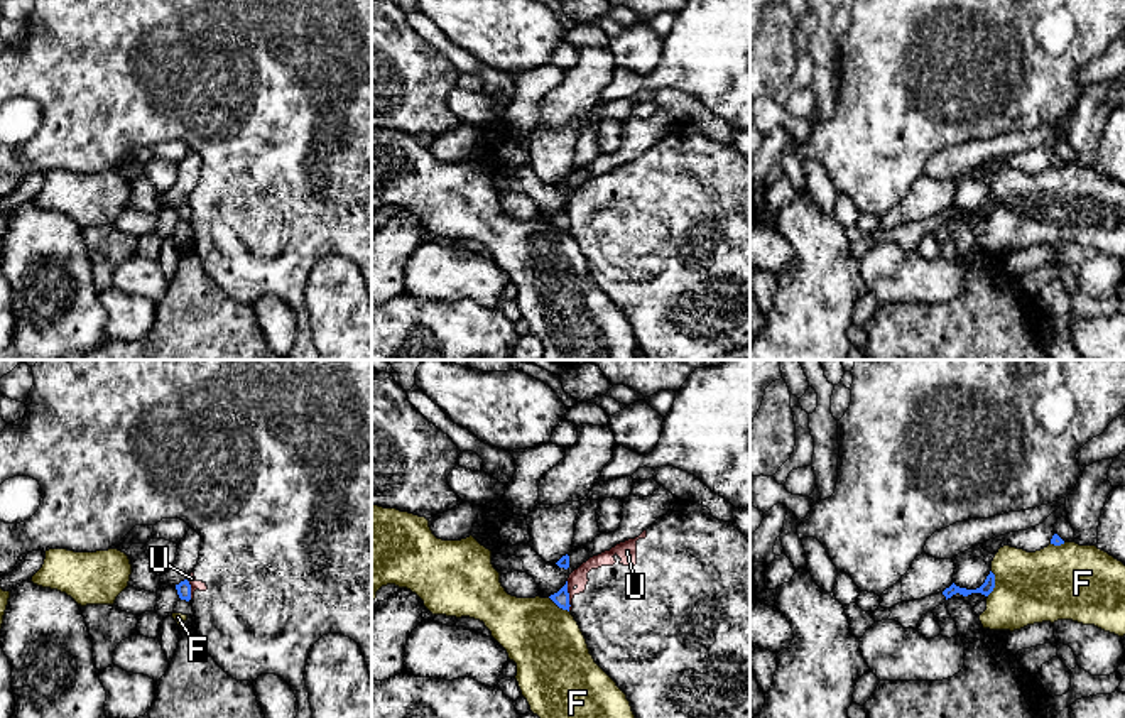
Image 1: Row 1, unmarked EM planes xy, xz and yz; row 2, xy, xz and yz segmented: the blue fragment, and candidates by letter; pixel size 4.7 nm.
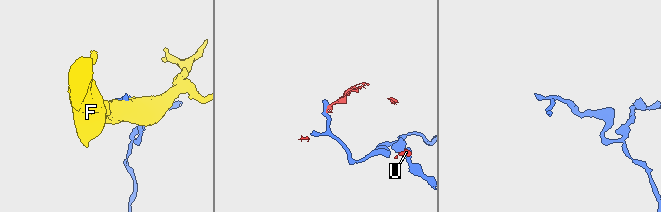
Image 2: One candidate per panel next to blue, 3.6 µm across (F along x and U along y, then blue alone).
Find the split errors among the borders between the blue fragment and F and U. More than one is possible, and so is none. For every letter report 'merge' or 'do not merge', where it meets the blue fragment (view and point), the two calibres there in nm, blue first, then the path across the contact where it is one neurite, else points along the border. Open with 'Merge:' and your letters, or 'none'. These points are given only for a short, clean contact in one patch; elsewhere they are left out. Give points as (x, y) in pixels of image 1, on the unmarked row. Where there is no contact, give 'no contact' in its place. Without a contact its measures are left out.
Merge: none
F: do not merge; meets blue in yz at (994, 205); 60 nm thick on the blue side, 340 nm on the other
U: do not merge; meets blue in xz at (568, 218); 80 nm thick on the blue side, 80 nm on the other; border along xz (566, 203), (570, 232)

